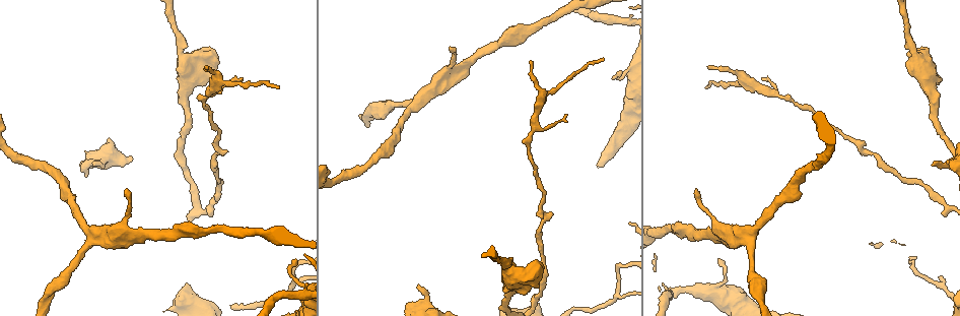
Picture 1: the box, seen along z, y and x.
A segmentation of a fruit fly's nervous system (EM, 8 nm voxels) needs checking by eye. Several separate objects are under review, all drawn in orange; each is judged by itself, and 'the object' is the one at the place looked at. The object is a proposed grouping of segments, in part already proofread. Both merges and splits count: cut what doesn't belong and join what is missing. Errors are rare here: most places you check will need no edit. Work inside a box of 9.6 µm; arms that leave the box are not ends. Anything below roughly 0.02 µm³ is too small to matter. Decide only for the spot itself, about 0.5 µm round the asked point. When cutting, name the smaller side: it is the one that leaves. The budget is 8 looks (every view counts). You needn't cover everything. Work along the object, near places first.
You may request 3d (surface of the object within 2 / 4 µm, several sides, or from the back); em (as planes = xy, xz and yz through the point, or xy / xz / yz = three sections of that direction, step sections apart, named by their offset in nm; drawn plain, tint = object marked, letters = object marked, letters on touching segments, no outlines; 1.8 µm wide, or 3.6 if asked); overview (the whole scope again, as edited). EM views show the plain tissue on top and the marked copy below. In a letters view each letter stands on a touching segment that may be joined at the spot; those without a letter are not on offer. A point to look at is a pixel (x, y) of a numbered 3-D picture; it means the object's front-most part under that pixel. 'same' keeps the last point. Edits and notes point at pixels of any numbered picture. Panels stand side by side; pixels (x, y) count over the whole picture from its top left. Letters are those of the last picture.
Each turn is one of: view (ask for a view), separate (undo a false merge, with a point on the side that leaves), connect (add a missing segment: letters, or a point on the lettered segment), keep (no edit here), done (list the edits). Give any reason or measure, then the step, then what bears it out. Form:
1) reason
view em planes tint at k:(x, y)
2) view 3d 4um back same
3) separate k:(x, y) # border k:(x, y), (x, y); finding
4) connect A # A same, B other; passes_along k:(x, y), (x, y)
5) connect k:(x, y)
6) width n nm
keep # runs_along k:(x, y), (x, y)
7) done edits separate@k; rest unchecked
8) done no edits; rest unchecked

free end
view 3d 2um at 1:(95, 166)

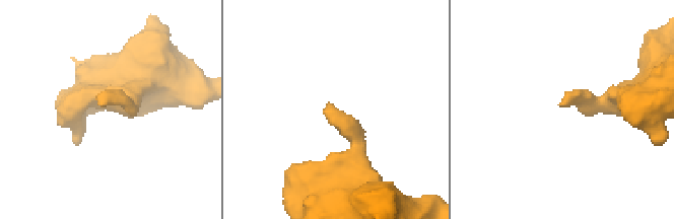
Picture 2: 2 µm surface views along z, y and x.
view em planes tint at 2:(104, 101)

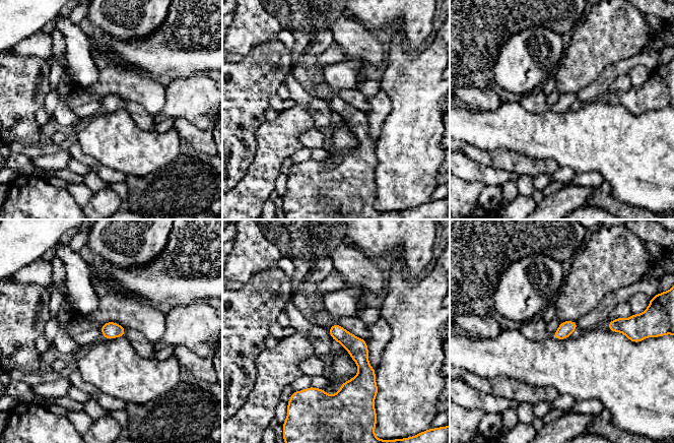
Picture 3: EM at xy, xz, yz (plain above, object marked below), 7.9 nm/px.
what lies round it
view em planes letters same

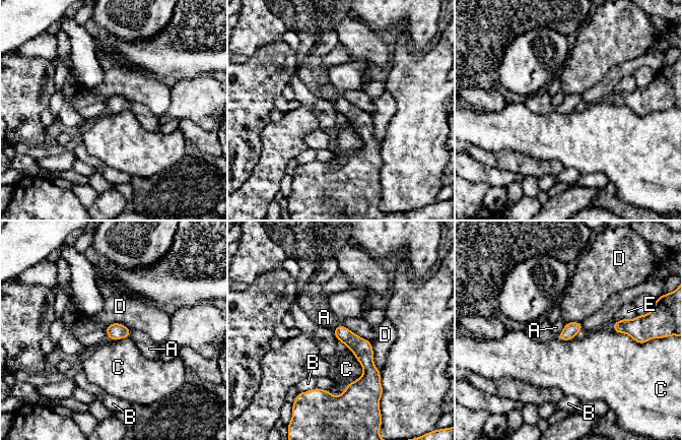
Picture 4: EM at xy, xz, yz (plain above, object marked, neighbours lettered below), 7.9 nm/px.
longest_contact C 420 nm
keep # A other, B other, C other, D other, E other; runs_along 4:(340, 327), (366, 360), (366, 376), (346, 395); none of them fits

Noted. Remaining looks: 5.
sudden change in width
view em planes letters at 1:(913, 50)

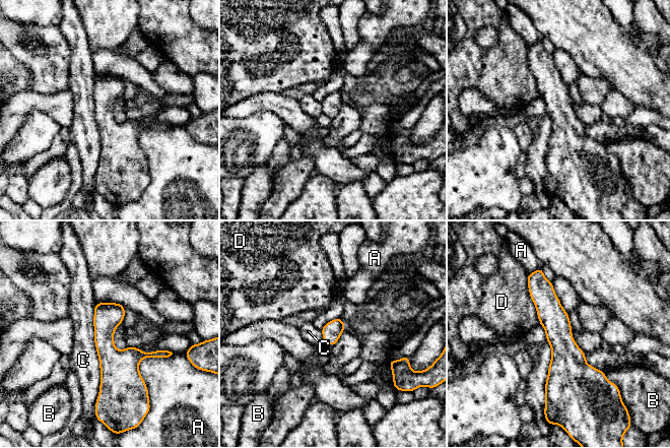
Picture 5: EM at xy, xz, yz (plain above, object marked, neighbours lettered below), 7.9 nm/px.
longest_contact C 800 nm
keep # A other, B other, C other, D other; border 5:(94, 302), (101, 376), (95, 404); all the same neuron

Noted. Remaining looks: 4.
view em planes tint at 1:(940, 286)

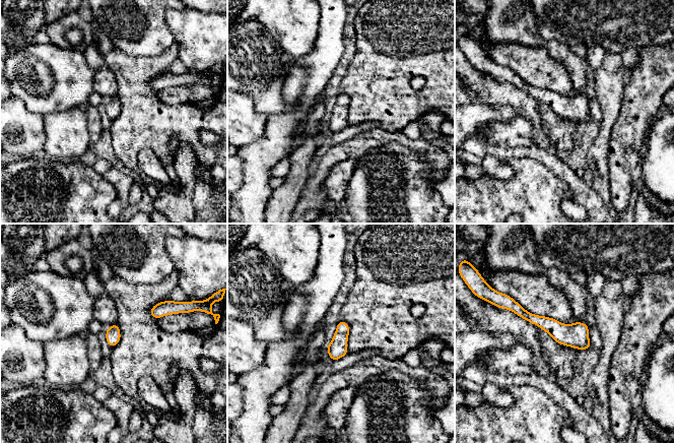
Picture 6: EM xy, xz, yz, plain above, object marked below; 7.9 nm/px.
view em planes letters same

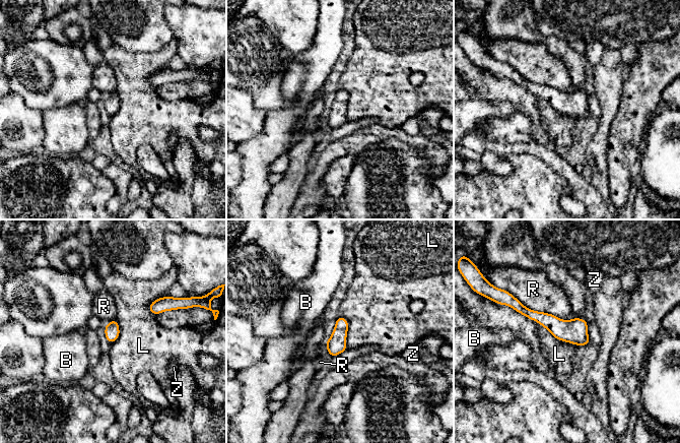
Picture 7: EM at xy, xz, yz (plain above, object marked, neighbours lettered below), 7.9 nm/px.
keep # B other, L other, R other, Z other; all the same neuron

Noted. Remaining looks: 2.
done no edits; rest unchecked

